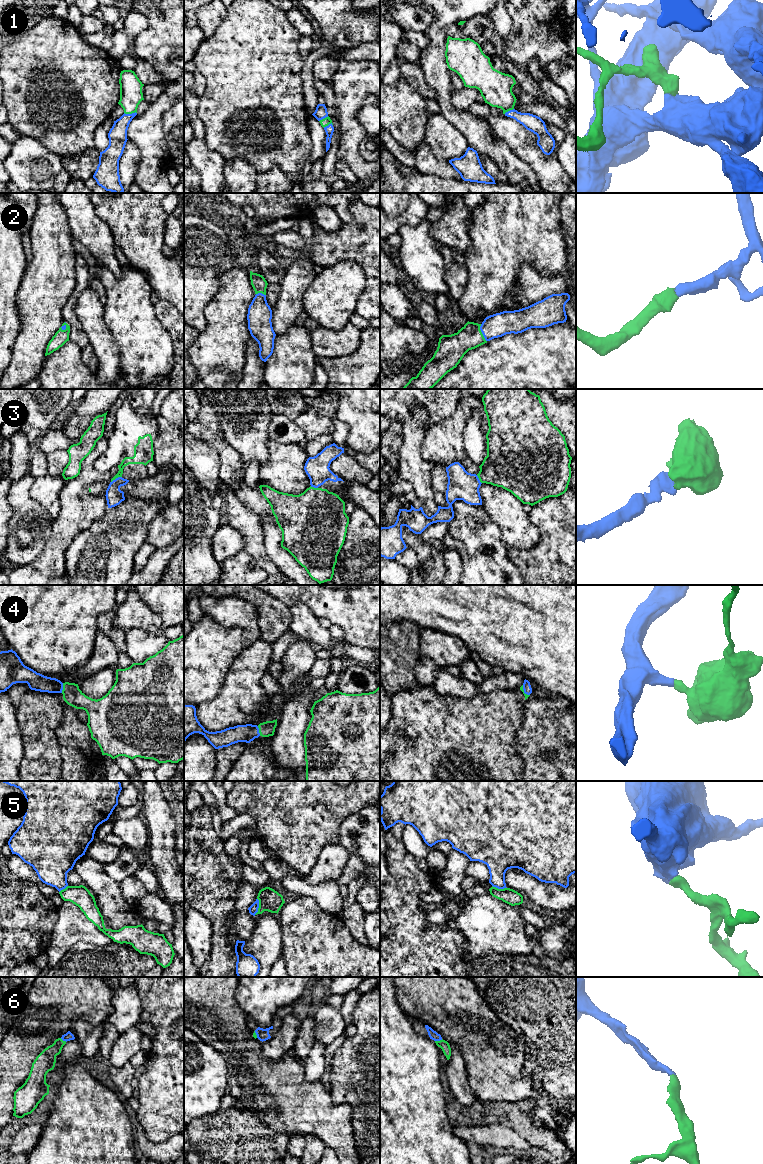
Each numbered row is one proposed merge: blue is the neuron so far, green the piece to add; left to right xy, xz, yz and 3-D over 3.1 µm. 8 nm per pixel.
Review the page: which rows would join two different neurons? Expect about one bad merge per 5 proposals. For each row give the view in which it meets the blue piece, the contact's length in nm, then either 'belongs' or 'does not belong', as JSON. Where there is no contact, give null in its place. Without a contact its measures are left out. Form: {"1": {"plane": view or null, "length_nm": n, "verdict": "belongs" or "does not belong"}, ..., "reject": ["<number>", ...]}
{"1": {"plane": "xy", "length_nm": 100, "verdict": "belongs"}, "2": {"plane": "yz", "length_nm": 150, "verdict": "belongs"}, "3": {"plane": "xy", "length_nm": 100, "verdict": "belongs"}, "4": {"plane": "xy", "length_nm": 80, "verdict": "belongs"}, "5": {"plane": "xz", "length_nm": 140, "verdict": "does not belong"}, "6": {"plane": "yz", "length_nm": 70, "verdict": "belongs"}, "reject": ["5"]}

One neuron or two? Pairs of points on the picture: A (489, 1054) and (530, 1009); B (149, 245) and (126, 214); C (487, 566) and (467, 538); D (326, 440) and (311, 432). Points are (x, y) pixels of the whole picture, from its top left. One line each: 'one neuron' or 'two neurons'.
A: two neurons
B: one neuron
C: one neuron
D: two neurons

